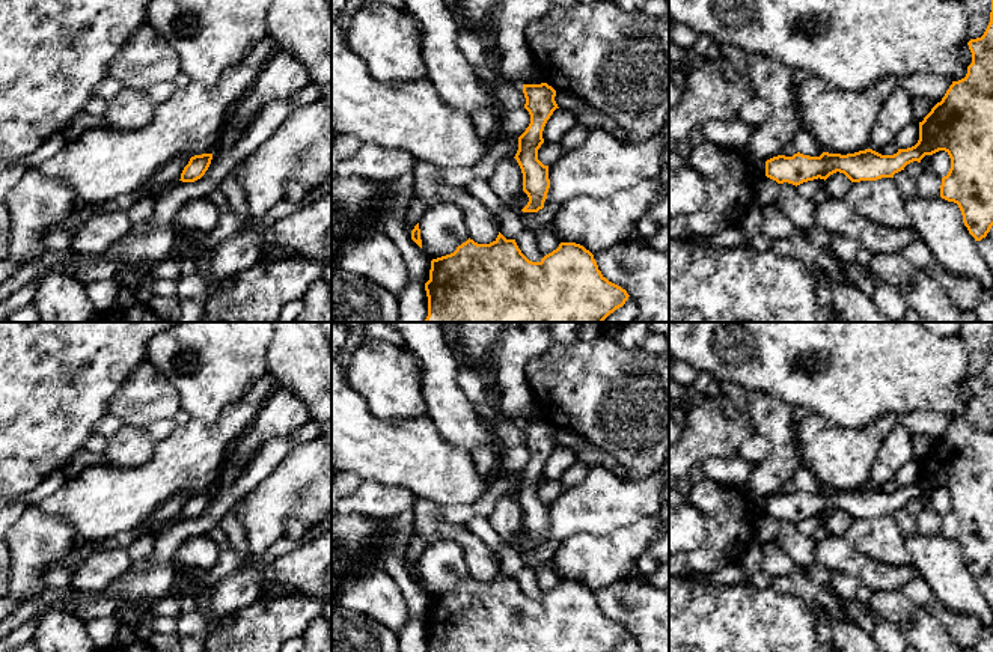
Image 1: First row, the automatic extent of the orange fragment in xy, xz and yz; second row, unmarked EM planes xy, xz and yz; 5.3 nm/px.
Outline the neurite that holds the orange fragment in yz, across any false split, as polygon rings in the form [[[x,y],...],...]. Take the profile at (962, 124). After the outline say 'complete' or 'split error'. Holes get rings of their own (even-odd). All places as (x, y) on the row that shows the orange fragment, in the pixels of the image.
[[[993,0],[990,23],[984,35],[981,38],[970,39],[967,45],[972,53],[972,63],[967,66],[966,77],[958,81],[952,81],[942,101],[931,108],[922,122],[919,122],[919,140],[915,146],[898,149],[894,155],[881,155],[872,149],[847,155],[829,152],[823,152],[820,157],[809,157],[800,152],[793,157],[778,155],[765,161],[765,176],[778,184],[788,182],[796,187],[818,178],[826,181],[836,172],[844,173],[851,182],[877,181],[881,178],[894,178],[894,175],[904,170],[907,164],[913,161],[921,163],[925,155],[945,151],[951,158],[951,169],[948,175],[942,178],[940,197],[958,205],[963,223],[969,233],[975,238],[975,241],[981,241],[987,236],[993,226]]]; complete

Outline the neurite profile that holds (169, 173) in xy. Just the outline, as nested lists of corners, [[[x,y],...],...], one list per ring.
[[[190,155],[175,157],[154,173],[154,176],[149,179],[149,185],[158,188],[167,188],[172,184],[178,182],[190,158],[191,158]]]

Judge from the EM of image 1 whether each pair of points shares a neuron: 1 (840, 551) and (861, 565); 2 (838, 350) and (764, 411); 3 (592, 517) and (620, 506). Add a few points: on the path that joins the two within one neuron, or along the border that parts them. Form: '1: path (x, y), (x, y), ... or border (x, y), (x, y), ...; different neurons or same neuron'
1: path (844, 556), (856, 565); same neuron
2: border (745, 387), (776, 396), (793, 407); different neurons
3: path (598, 511), (603, 506), (614, 506); same neuron

